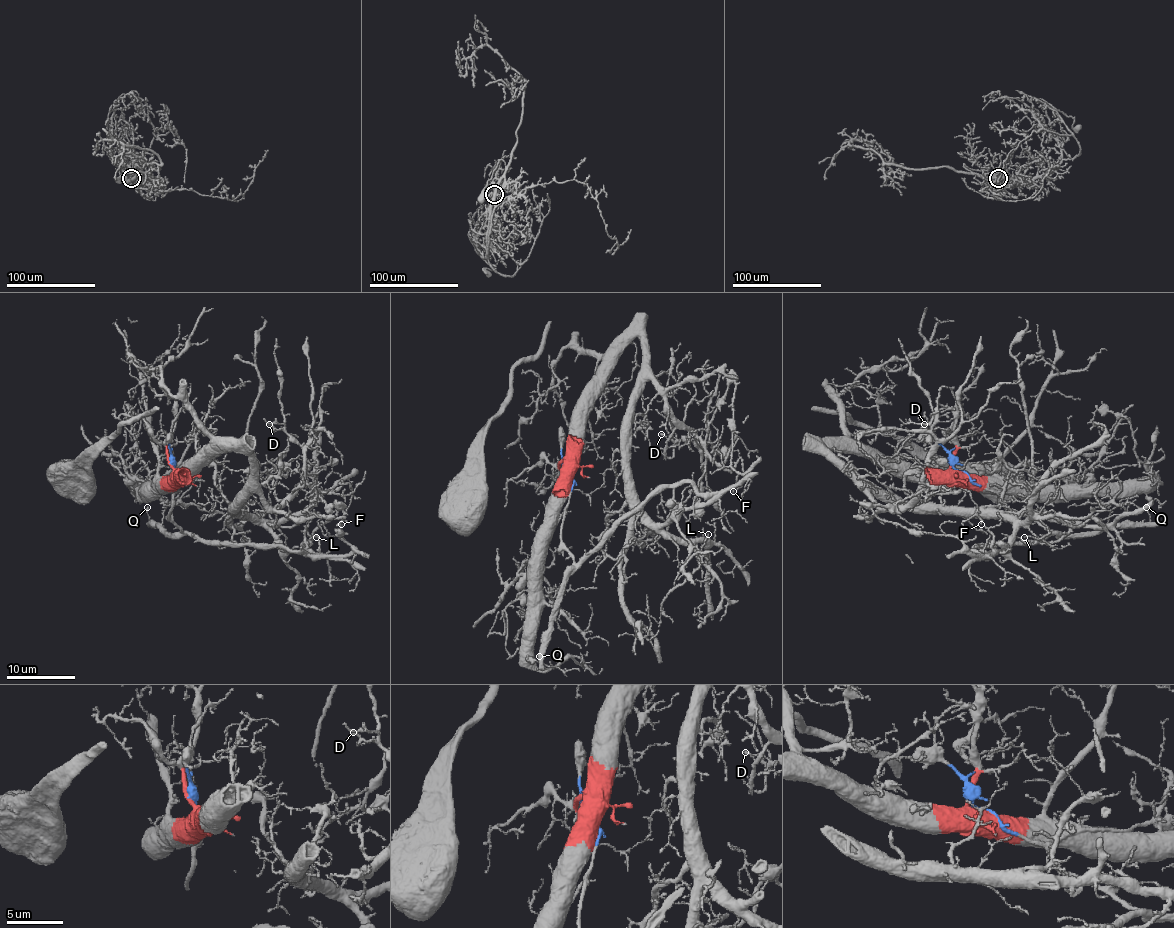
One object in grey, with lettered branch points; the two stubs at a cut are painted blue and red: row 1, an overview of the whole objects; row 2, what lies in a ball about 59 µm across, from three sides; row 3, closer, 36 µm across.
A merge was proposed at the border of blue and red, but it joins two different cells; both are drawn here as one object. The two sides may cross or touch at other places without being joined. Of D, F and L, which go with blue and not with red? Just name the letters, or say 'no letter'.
no letter

